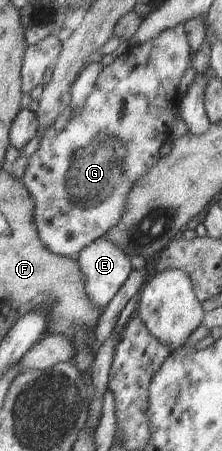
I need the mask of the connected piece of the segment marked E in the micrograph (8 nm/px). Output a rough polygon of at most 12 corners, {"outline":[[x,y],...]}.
{"outline":[[101,237],[76,259],[102,312],[128,280],[130,258]]}

